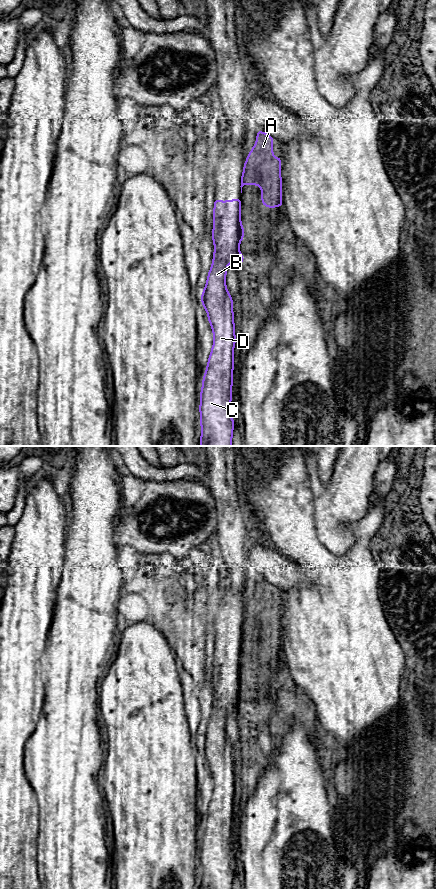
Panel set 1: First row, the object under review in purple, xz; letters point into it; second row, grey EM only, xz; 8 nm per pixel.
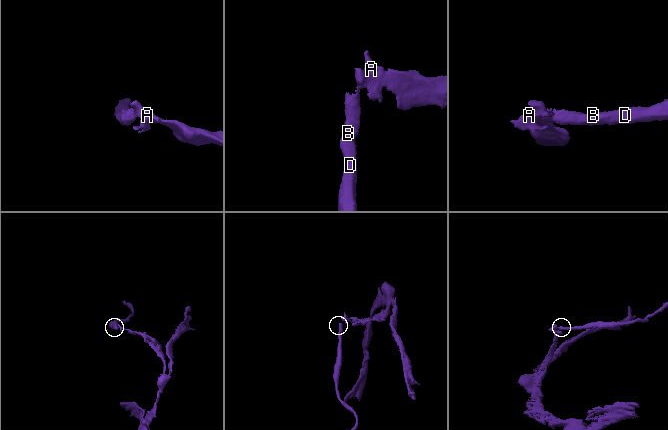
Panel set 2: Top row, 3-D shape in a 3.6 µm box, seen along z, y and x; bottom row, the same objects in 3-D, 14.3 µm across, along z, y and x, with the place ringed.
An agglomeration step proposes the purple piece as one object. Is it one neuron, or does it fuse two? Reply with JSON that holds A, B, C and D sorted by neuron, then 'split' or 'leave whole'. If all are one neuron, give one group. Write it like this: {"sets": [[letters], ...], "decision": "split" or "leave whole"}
{"sets": [["A"], ["B", "C", "D"]], "decision": "split"}

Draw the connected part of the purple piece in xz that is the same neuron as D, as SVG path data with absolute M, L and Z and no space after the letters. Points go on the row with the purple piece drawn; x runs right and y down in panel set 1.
M240 197L227 201L214 198L212 240L214 243L213 261L208 272L206 286L200 297L214 338L200 392L200 446L232 446L235 421L231 418L231 400L236 336L233 299L226 287L226 274L227 266L231 262L241 265L244 262L244 255L239 250L240 241L244 240Z

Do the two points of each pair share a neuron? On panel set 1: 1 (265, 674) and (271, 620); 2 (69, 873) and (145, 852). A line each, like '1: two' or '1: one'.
1: one
2: two

